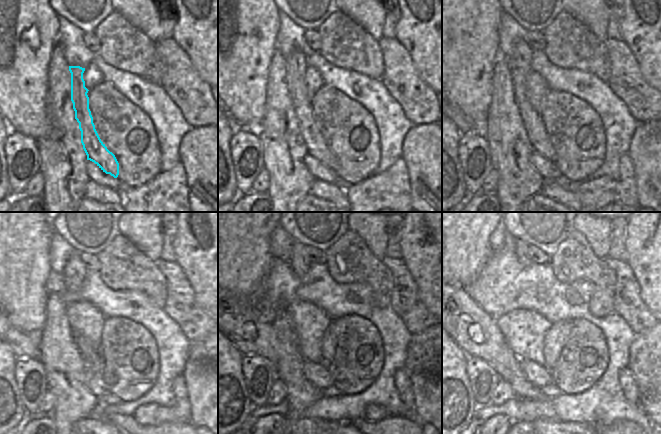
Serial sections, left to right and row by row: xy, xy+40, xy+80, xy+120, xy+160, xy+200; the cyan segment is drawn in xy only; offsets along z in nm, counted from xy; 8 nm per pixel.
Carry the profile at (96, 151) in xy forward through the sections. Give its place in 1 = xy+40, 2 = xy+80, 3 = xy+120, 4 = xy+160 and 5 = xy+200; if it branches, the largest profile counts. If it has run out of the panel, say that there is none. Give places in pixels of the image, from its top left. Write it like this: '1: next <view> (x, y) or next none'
1: next xy+40 (296, 61)
2: next xy+80 (520, 59)
3: next xy+120 (75, 272)
4: next xy+160 (299, 265)
5: next xy+200 (522, 248)

